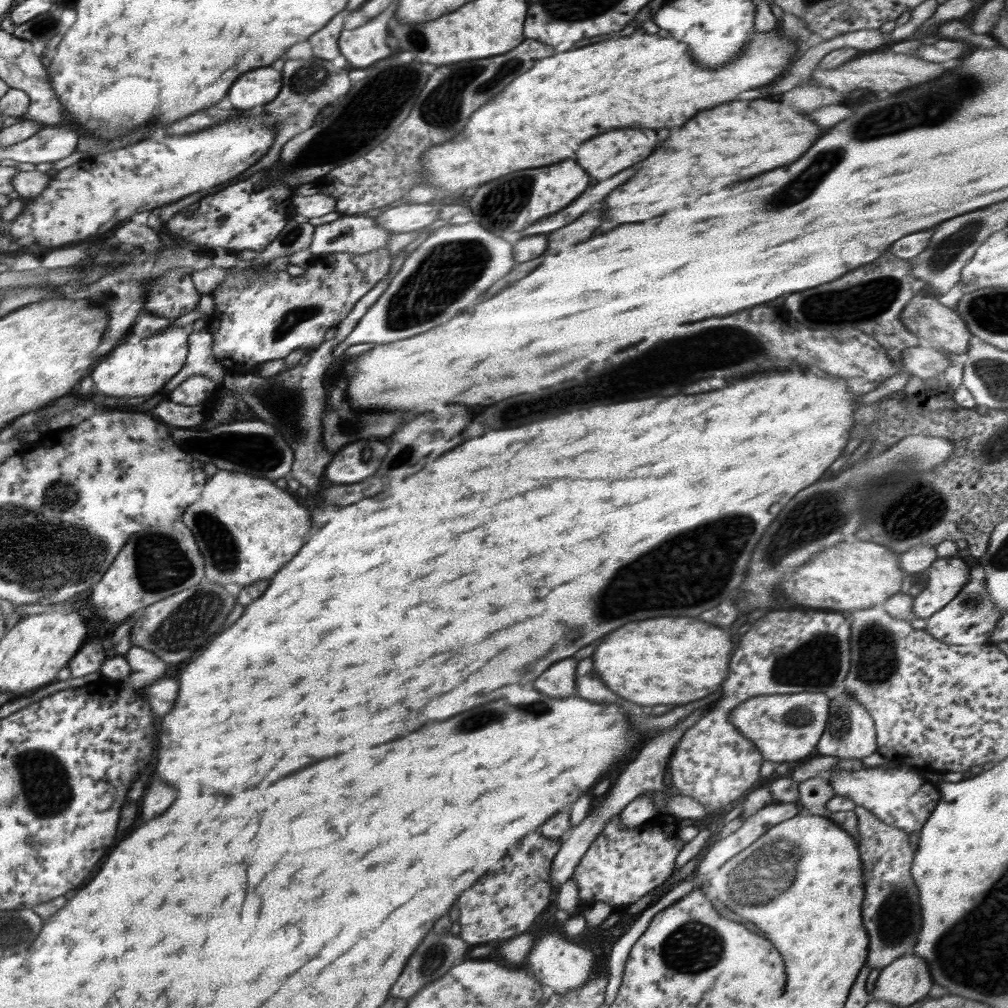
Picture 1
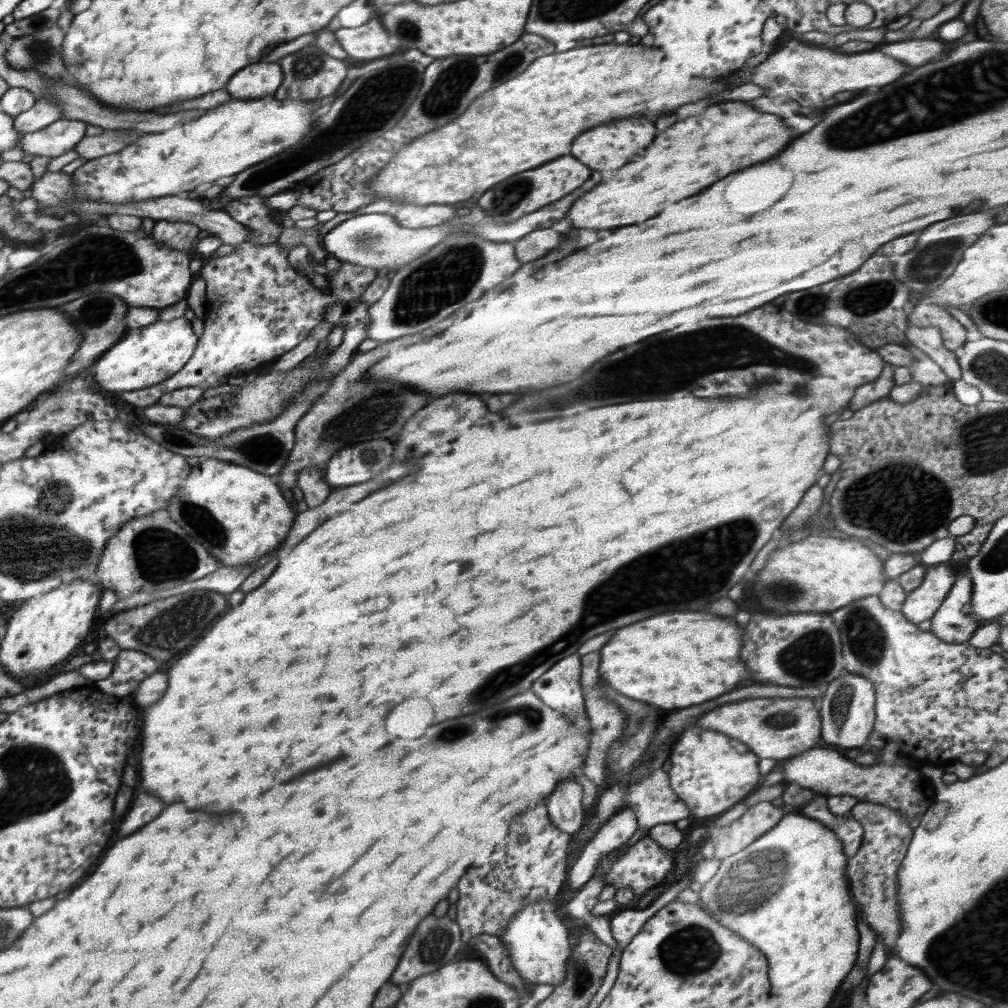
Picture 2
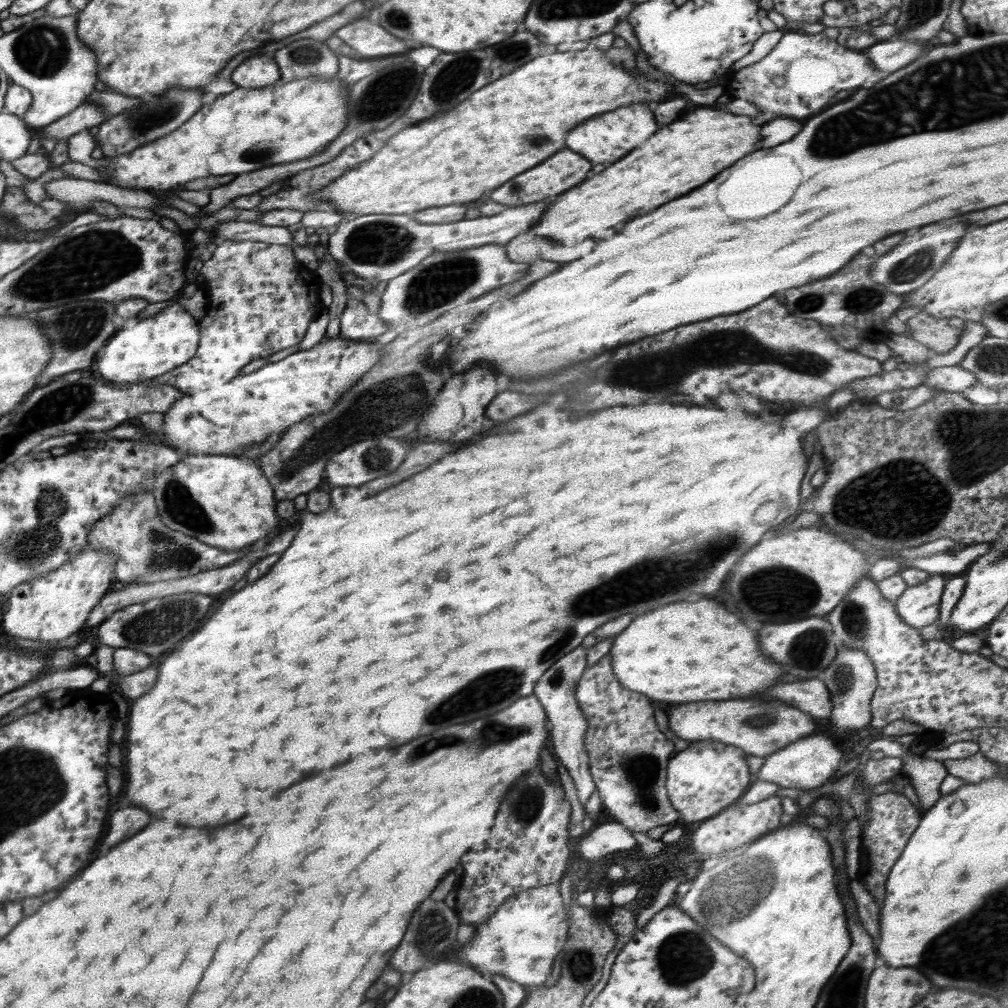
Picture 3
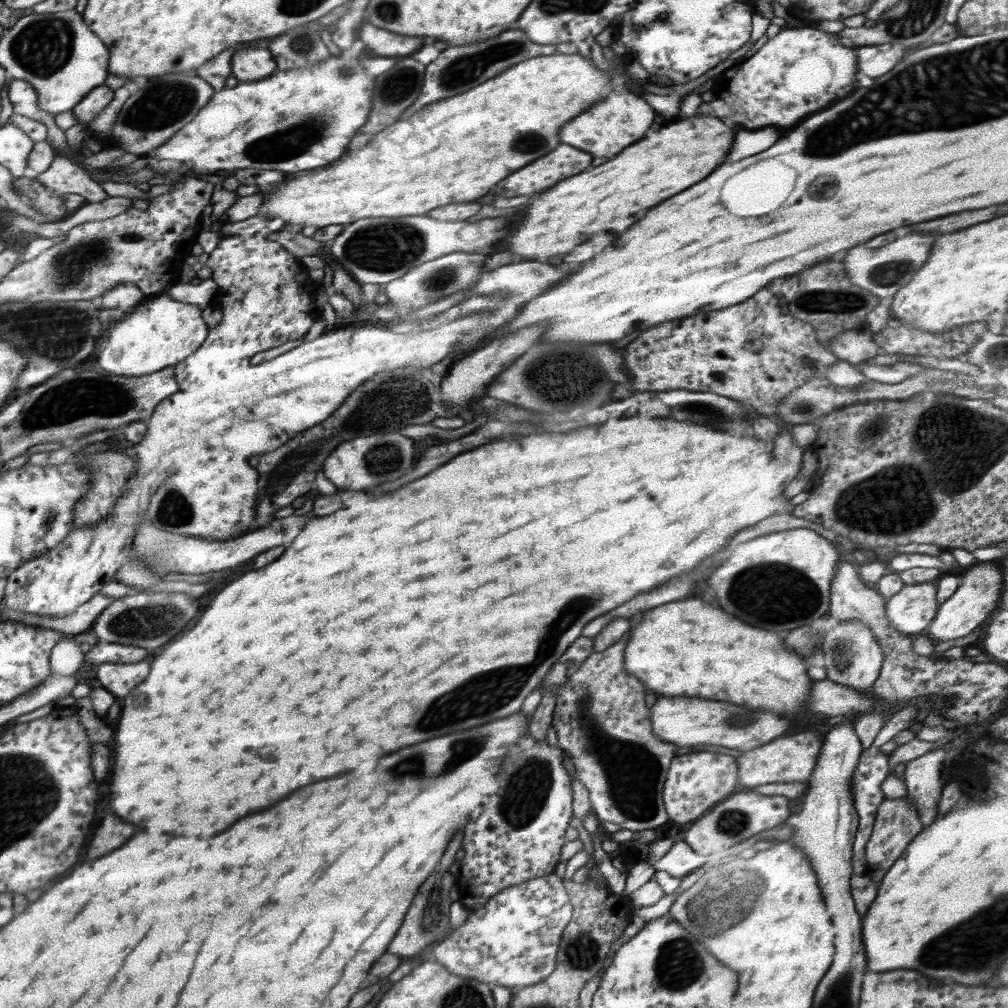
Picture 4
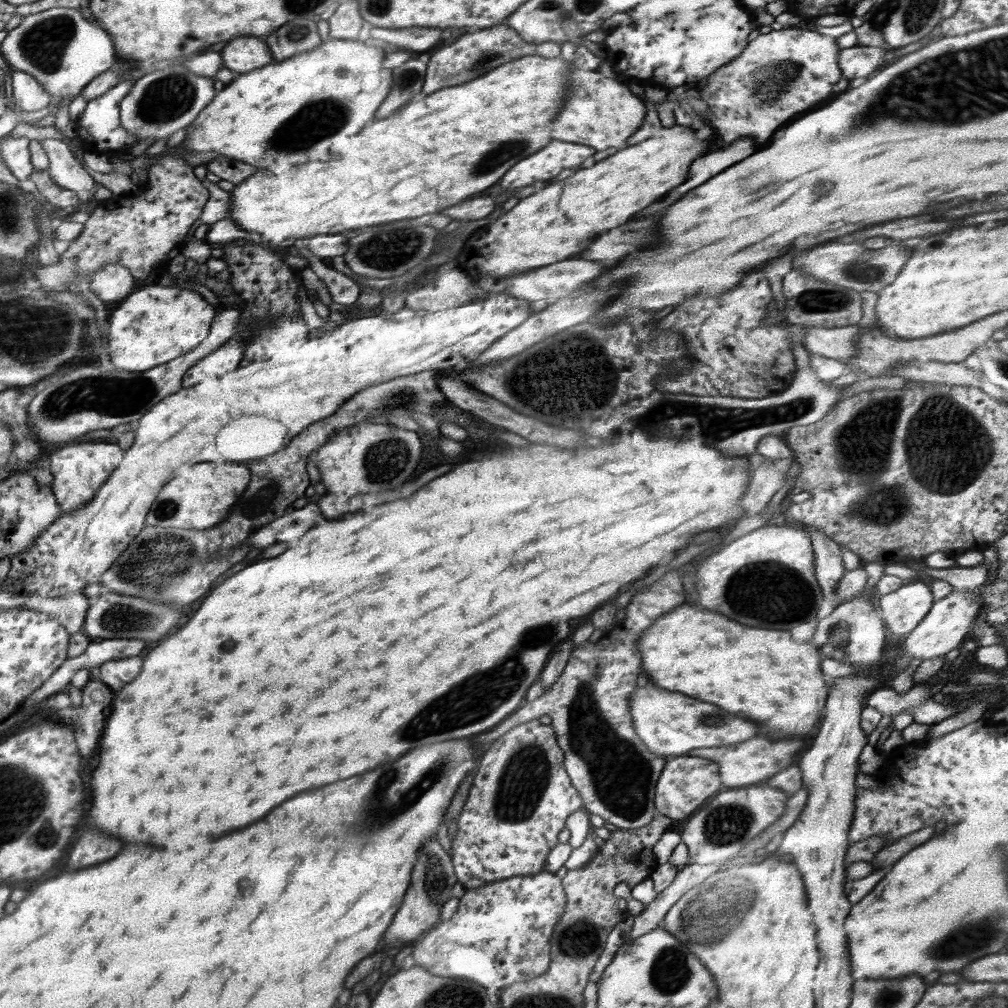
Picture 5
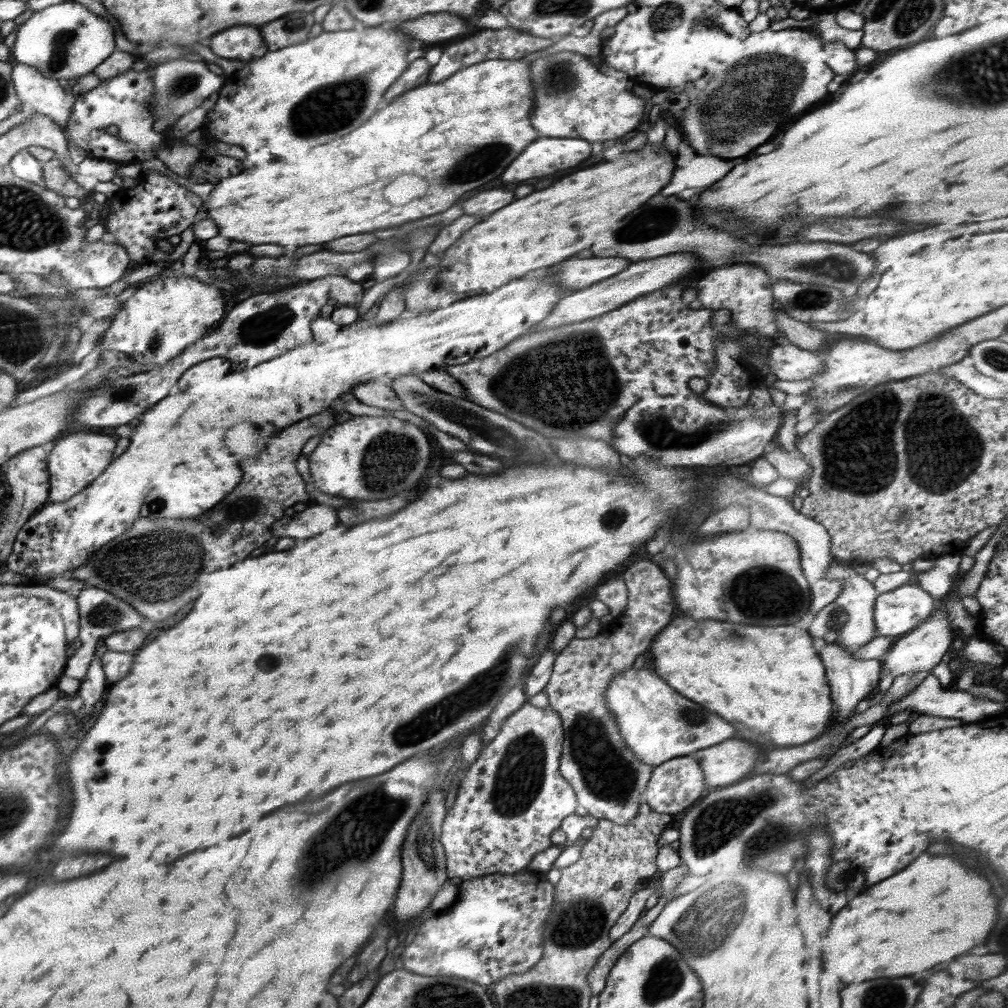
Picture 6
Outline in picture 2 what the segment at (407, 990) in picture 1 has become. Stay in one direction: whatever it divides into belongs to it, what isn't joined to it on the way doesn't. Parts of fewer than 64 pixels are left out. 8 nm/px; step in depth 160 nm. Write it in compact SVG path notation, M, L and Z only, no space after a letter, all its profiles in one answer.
M432 914L420 922L420 926L416 928L414 936L412 936L412 942L406 946L406 952L404 952L404 958L398 962L398 968L394 970L390 982L392 984L410 984L416 976L422 976L422 974L432 974L436 972L438 968L442 968L444 964L452 962L454 954L460 950L460 928L456 922L452 922L450 918L442 916L442 918L434 918Z

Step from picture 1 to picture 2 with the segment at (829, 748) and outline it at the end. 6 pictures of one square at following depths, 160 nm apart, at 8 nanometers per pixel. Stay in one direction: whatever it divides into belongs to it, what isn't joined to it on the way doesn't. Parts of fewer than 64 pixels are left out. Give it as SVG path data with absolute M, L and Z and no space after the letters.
M842 670L842 677L828 684L817 704L821 716L821 744L834 746L840 750L860 748L868 743L875 721L874 683L862 677Z

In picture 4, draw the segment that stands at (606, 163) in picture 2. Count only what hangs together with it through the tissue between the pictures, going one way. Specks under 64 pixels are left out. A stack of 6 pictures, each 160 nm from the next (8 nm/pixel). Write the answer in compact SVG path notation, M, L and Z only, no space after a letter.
M616 86L614 92L606 100L592 106L588 112L580 114L570 124L562 126L560 140L570 146L576 146L580 150L586 150L592 156L612 158L614 154L624 150L628 144L638 142L648 132L652 122L654 122L652 106L648 102L644 102L642 98L628 94L622 86Z

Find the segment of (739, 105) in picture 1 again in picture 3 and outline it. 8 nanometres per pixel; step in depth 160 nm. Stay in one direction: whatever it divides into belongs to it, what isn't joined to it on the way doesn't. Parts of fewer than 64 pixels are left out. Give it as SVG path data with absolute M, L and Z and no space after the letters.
M712 108L696 110L696 112L688 114L688 118L676 120L670 126L660 128L642 146L634 148L628 156L620 158L618 162L608 166L604 172L596 174L594 178L584 180L580 186L562 194L554 202L554 208L550 208L550 212L546 210L546 214L542 216L540 224L536 226L536 234L544 236L544 238L550 236L558 244L568 242L568 240L570 242L582 242L582 238L606 240L608 236L614 234L616 224L622 224L622 222L628 222L630 218L648 214L650 210L654 210L662 204L702 186L712 176L716 176L718 172L722 172L728 166L732 166L736 160L756 152L758 150L756 148L758 140L760 140L760 126L756 126L750 116L742 118L742 116L728 114L728 112L722 112L722 110L712 110Z

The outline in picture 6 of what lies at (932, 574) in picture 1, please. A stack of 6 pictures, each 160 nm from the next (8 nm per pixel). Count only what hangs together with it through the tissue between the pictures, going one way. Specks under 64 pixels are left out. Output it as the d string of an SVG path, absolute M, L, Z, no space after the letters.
M910 582L878 595L874 605L877 636L902 637L928 618L937 604L920 585Z

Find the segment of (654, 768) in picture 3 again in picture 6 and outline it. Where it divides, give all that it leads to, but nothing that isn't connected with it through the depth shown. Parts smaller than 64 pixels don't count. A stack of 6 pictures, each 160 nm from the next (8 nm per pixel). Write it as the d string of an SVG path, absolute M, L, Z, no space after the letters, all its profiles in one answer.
M638 560L624 572L622 578L627 586L628 596L626 610L615 620L617 629L604 636L598 634L596 637L584 639L574 637L562 652L557 653L550 681L543 689L543 692L548 695L550 707L560 715L562 728L564 728L565 740L561 750L559 769L564 780L567 780L574 789L577 805L582 806L588 814L598 819L610 820L619 825L630 822L638 814L640 802L644 801L643 792L655 766L645 765L639 761L632 750L625 745L622 736L618 734L617 722L604 702L604 695L612 679L620 675L622 671L630 669L636 657L643 654L650 646L652 638L674 616L673 592L670 590L672 582L668 582L660 564Z

